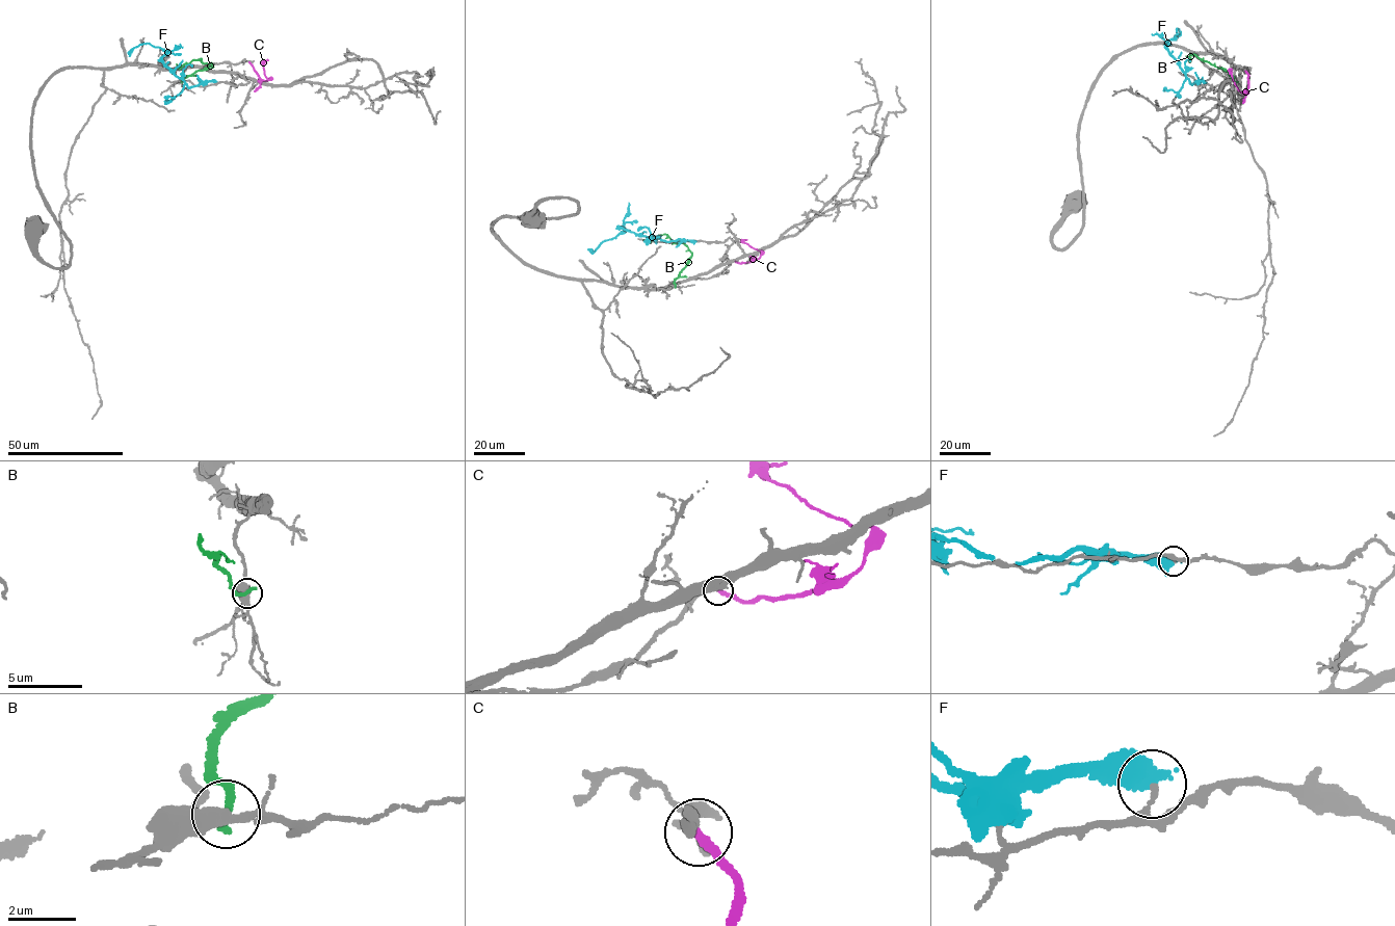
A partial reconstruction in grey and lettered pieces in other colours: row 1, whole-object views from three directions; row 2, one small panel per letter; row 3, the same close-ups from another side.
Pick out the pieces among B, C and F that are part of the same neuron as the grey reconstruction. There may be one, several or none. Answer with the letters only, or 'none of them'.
none of them

